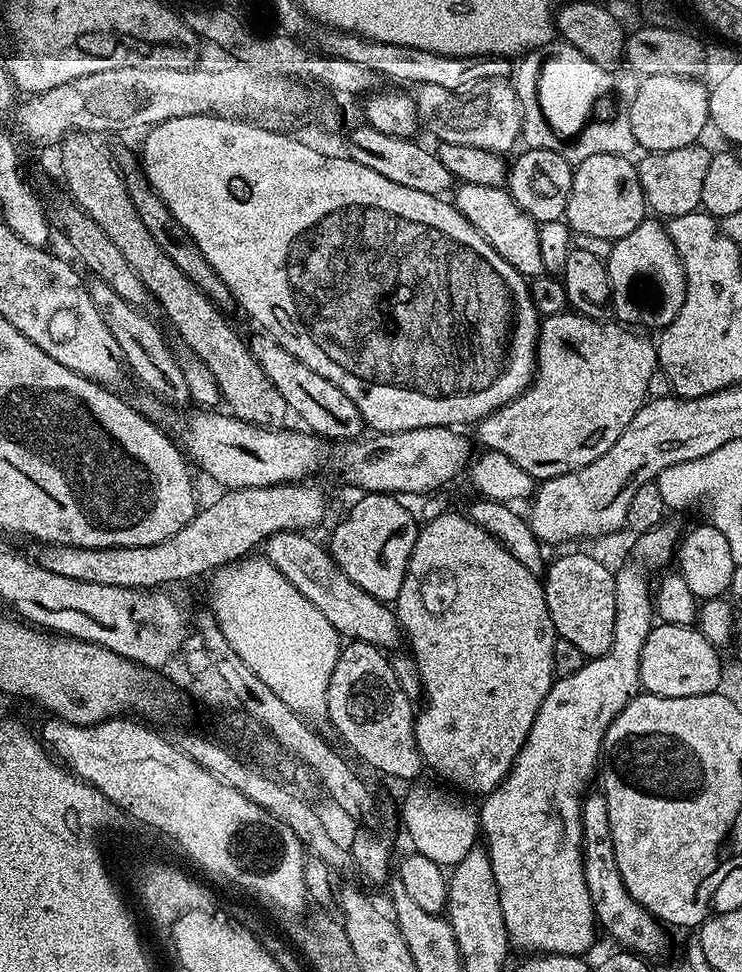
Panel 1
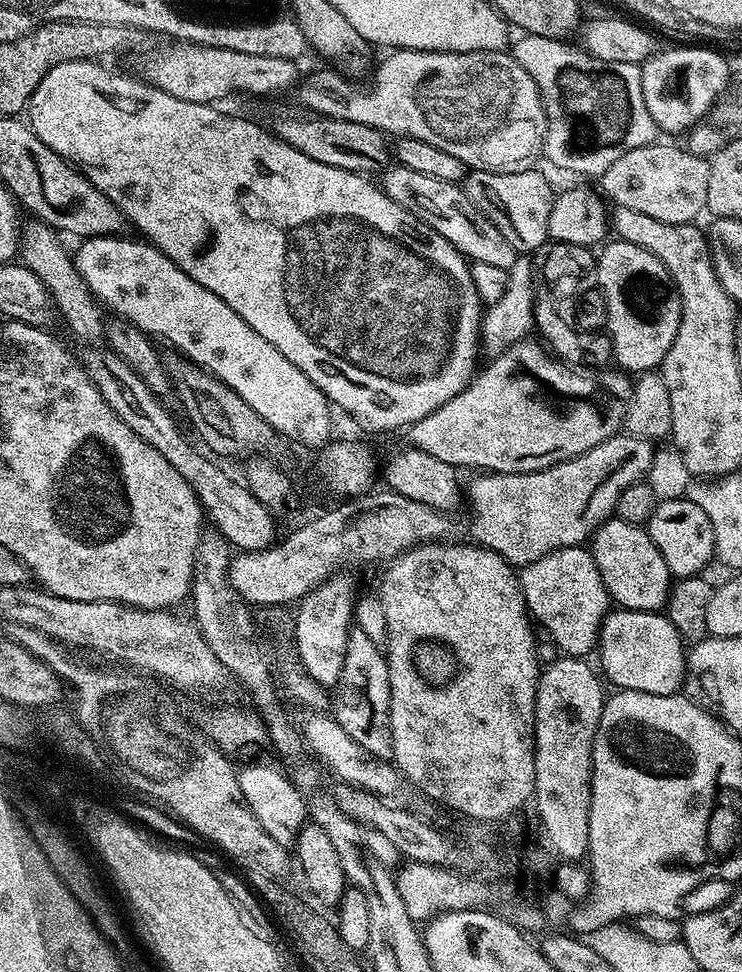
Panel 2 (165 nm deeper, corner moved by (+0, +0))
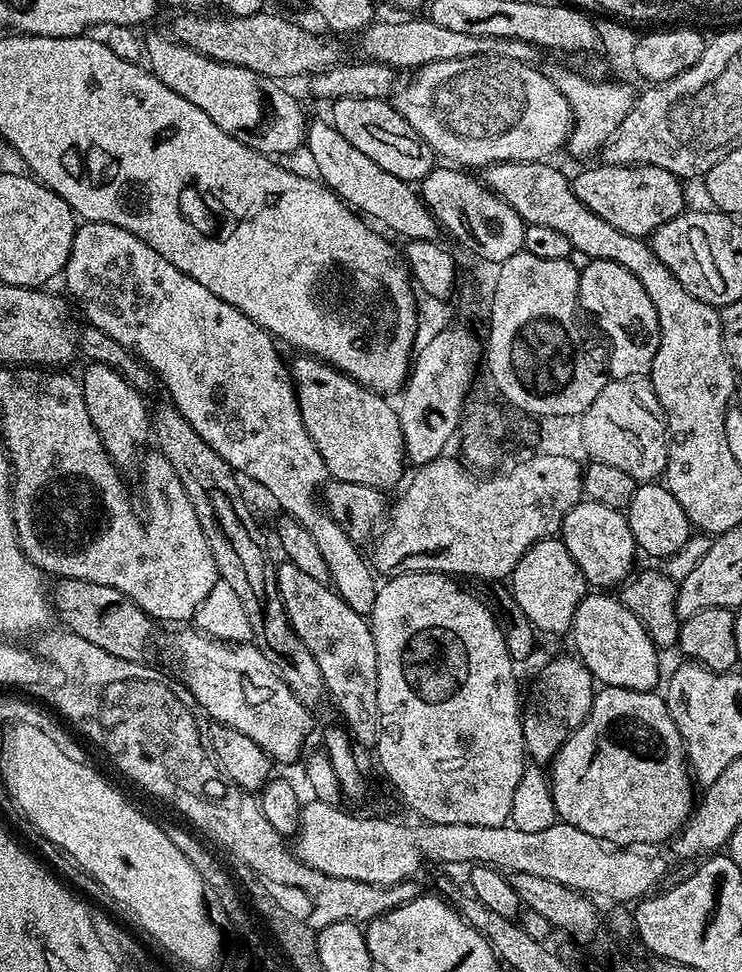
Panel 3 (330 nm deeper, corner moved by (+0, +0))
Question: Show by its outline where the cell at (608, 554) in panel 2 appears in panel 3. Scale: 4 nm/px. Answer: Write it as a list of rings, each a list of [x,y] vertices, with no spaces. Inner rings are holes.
[[[581,499],[564,515],[558,538],[566,546],[570,558],[582,570],[585,580],[596,590],[612,590],[624,583],[634,571],[638,549],[630,534],[628,517],[619,508],[602,506],[602,502]],[[613,587],[613,588],[612,588]]]

